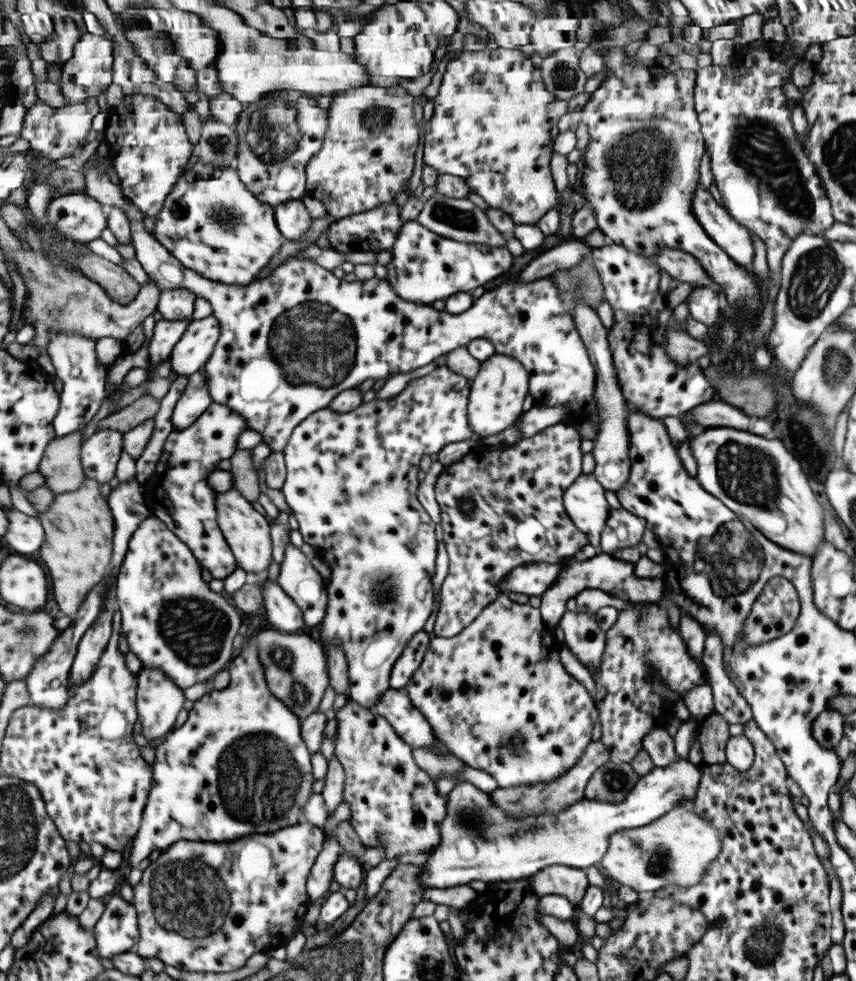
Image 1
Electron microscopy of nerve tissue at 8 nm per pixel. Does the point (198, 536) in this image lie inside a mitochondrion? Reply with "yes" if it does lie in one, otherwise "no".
no

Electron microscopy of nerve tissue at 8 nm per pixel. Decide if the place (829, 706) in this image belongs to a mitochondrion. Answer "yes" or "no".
no

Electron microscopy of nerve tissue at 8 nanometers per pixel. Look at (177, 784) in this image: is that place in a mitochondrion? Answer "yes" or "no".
no

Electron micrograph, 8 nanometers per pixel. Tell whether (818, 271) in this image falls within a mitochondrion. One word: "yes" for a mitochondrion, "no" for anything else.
yes

